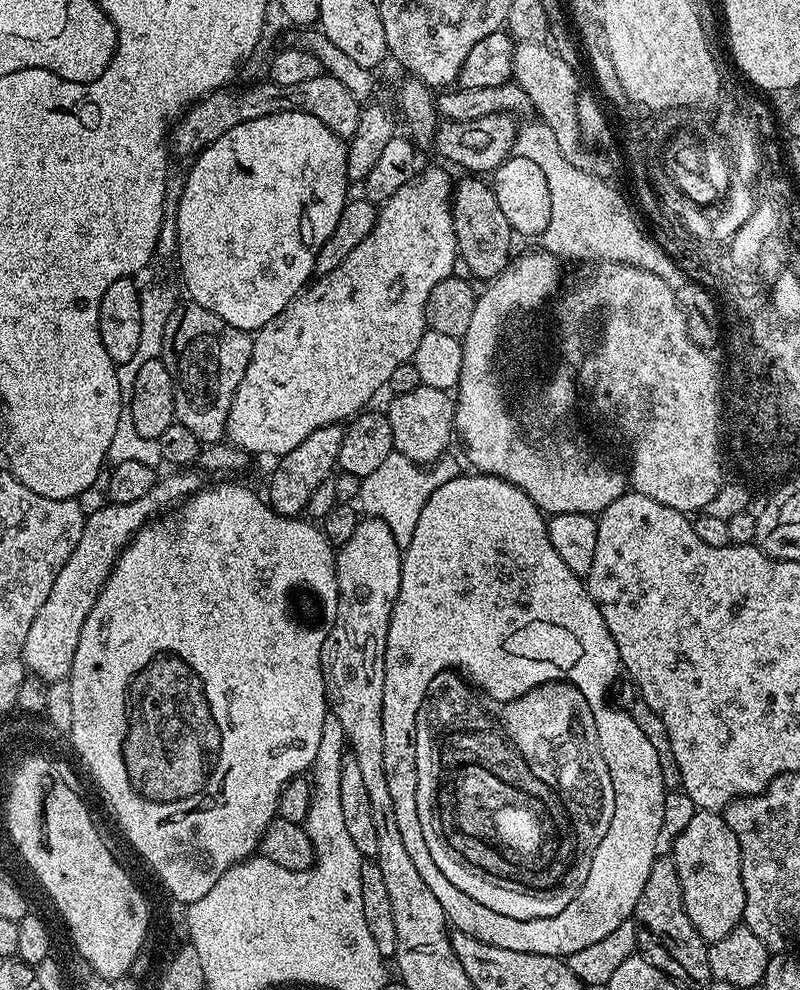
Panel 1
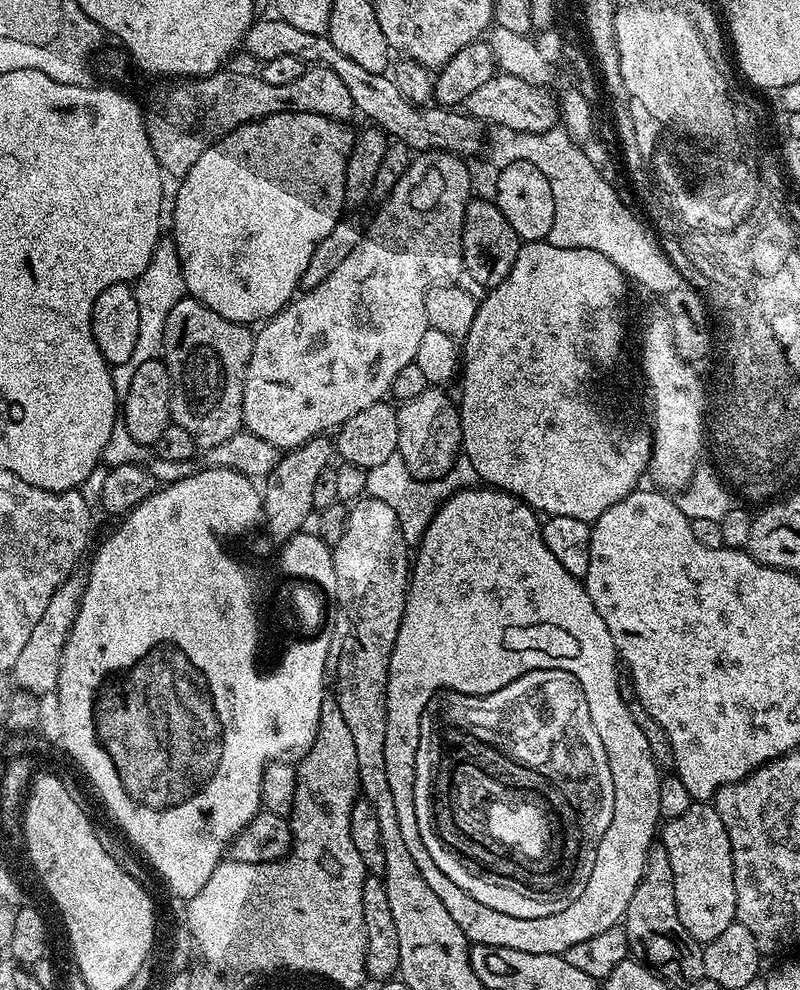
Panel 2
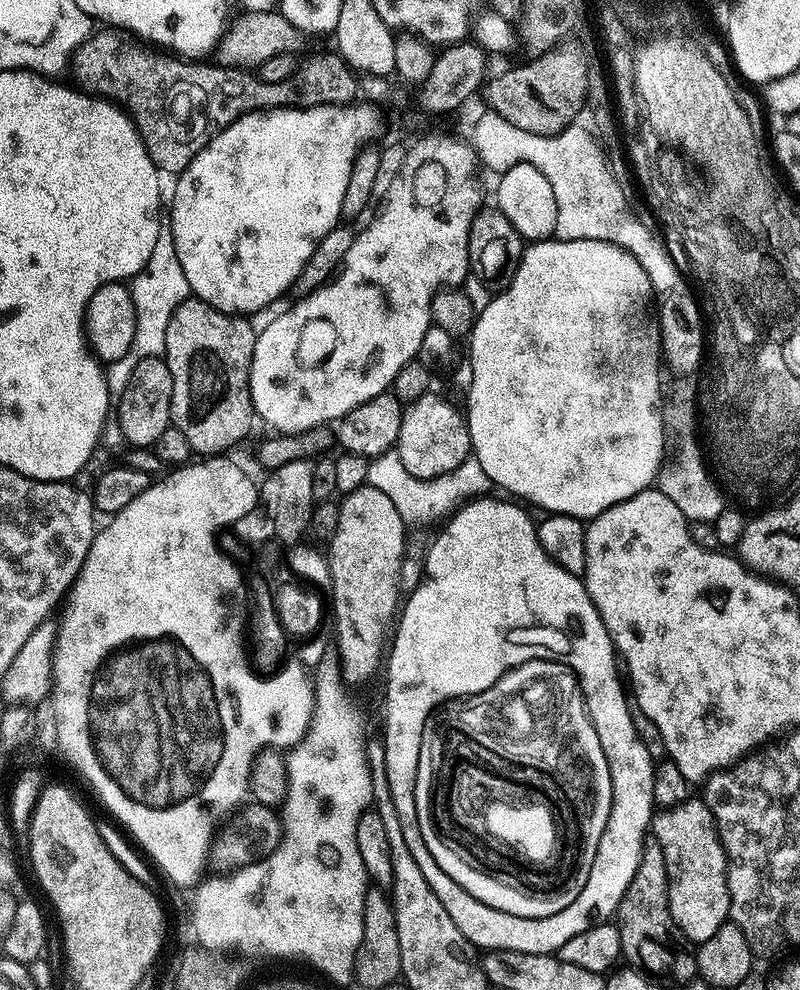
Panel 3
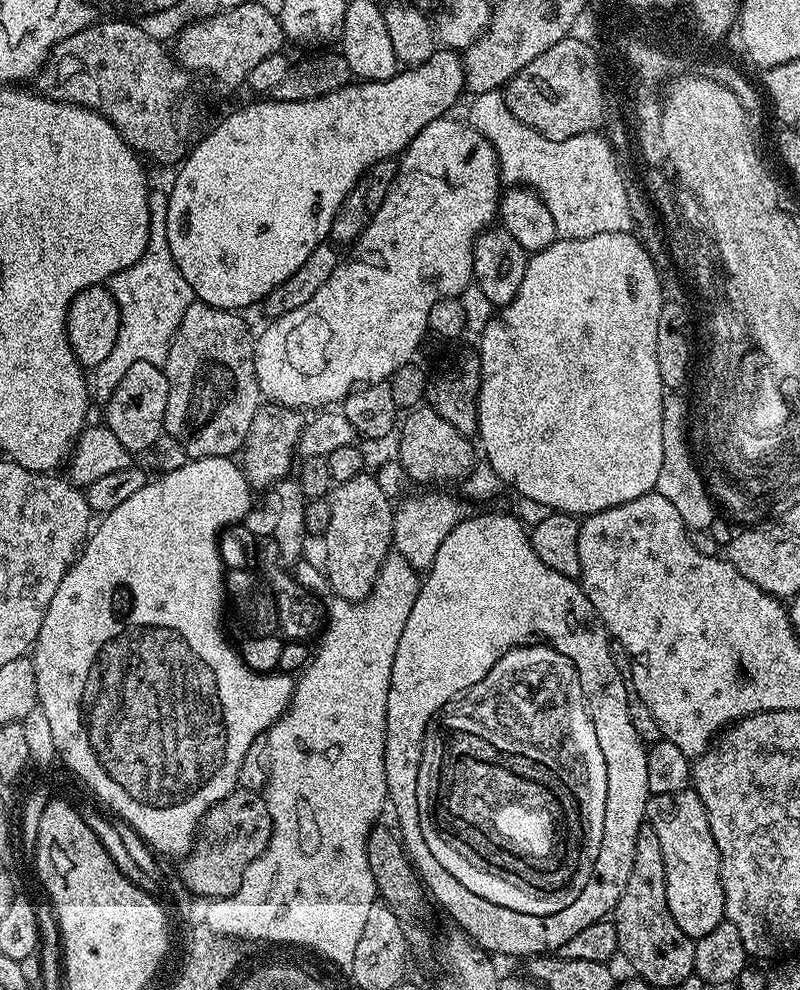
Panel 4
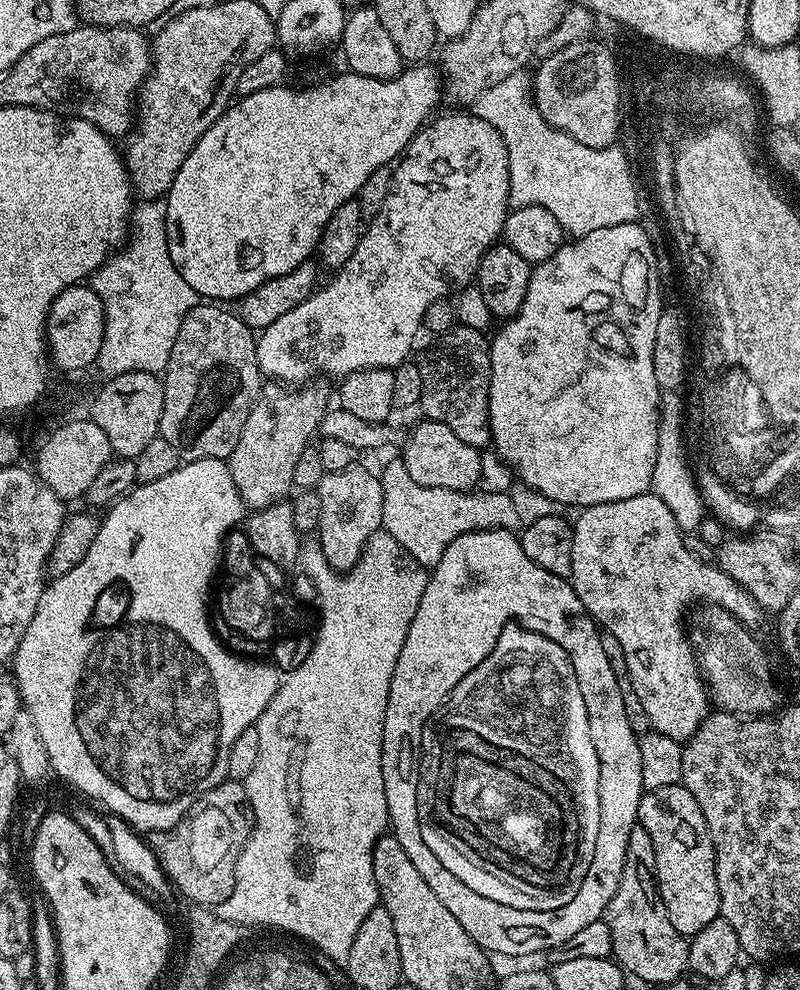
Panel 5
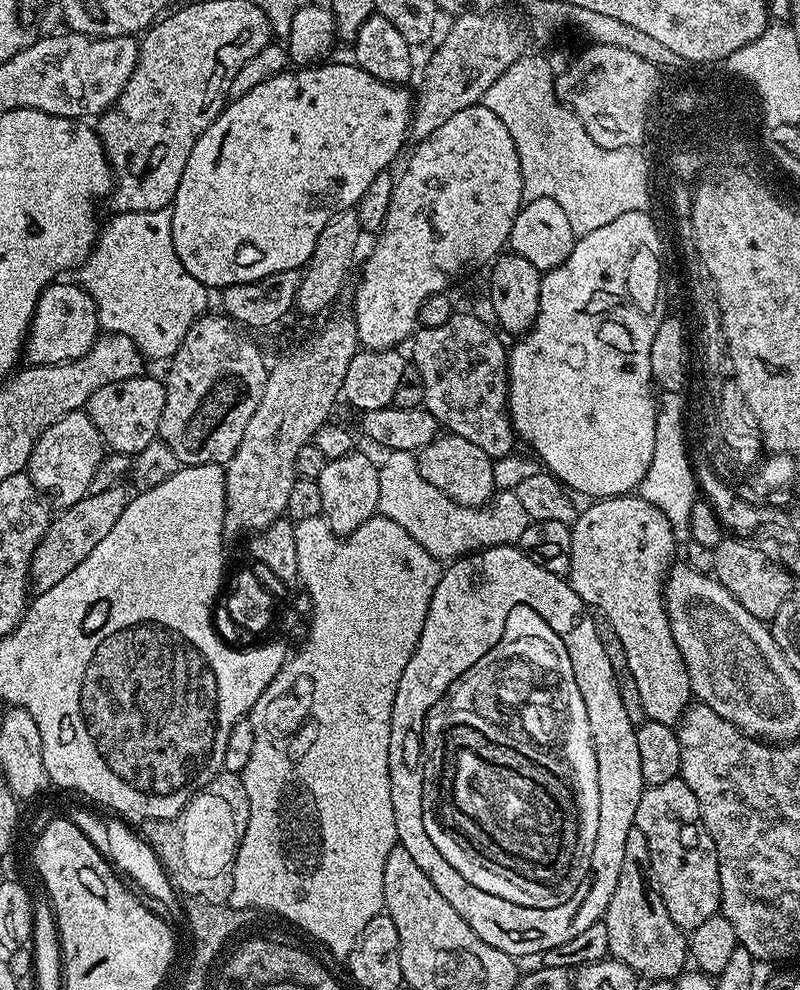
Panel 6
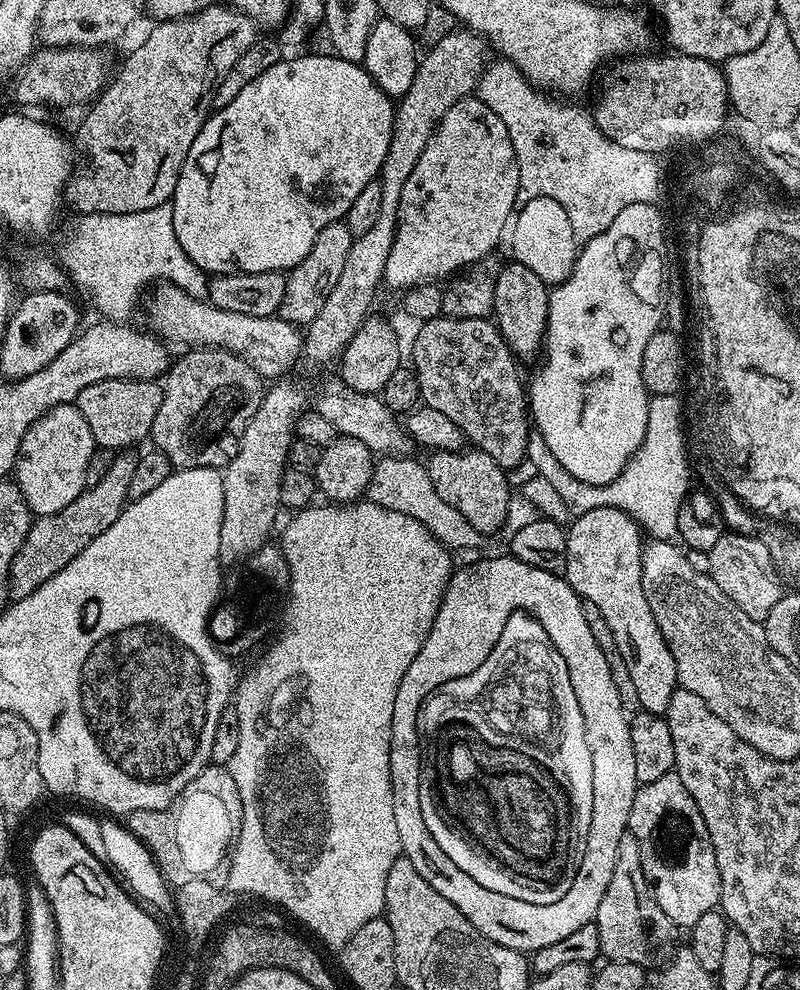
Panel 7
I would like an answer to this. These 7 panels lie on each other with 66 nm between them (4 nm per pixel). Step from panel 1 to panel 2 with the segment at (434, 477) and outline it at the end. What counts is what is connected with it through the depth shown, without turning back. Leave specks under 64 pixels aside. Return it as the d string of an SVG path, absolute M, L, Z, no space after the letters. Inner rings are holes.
M399 453L386 458L379 466L369 469L367 474L367 495L378 498L390 506L398 515L399 528L403 540L410 548L417 547L423 539L429 522L436 515L437 509L455 492L473 487L479 481L473 462L465 456L457 457L456 463L441 479L422 480L406 469Z

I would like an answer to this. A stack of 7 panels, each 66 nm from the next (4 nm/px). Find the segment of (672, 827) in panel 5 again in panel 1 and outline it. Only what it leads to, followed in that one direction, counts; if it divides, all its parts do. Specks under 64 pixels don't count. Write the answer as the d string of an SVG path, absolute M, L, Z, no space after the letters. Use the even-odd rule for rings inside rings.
M697 810L686 830L671 841L670 855L682 882L682 902L686 918L703 940L726 938L730 930L741 927L746 906L746 890L742 890L742 854L734 830L726 826L716 810Z

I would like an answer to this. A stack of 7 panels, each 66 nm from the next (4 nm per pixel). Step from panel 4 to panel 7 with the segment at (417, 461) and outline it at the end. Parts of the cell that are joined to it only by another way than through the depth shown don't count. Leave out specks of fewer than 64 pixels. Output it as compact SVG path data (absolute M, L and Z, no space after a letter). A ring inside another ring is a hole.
M461 450L459 452L433 451L426 467L439 497L454 506L470 526L479 534L499 533L507 517L510 485L505 469L484 452Z

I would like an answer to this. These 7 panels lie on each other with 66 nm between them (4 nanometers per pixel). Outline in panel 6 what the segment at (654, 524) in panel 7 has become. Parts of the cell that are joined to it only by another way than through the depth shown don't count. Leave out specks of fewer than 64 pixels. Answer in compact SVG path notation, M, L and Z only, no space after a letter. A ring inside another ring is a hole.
M668 392L659 397L654 430L654 452L648 469L639 482L638 494L668 519L673 533L687 533L690 510L698 499L698 487L689 460L689 444L685 439L685 404L682 397L670 400Z

